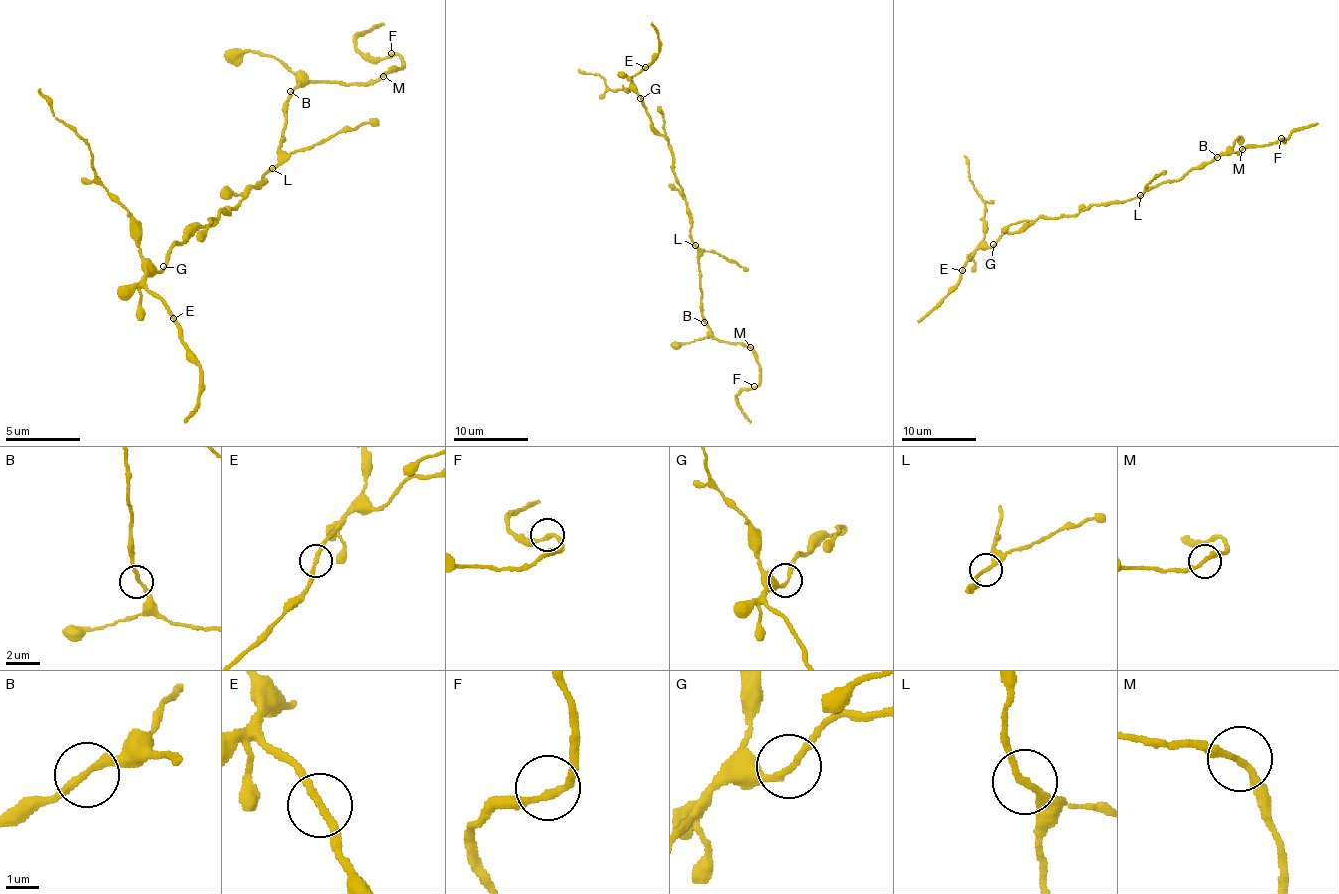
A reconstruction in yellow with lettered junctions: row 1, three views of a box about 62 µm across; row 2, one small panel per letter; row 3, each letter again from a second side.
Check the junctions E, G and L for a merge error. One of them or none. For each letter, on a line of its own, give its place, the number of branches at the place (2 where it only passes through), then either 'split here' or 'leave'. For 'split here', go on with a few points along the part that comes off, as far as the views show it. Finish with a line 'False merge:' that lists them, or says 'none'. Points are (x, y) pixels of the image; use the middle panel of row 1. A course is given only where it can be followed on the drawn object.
E: (645, 67) | 2 | leave
G: (640, 98) | 2 | leave
L: (695, 245) | 2 | leave
False merge: none

